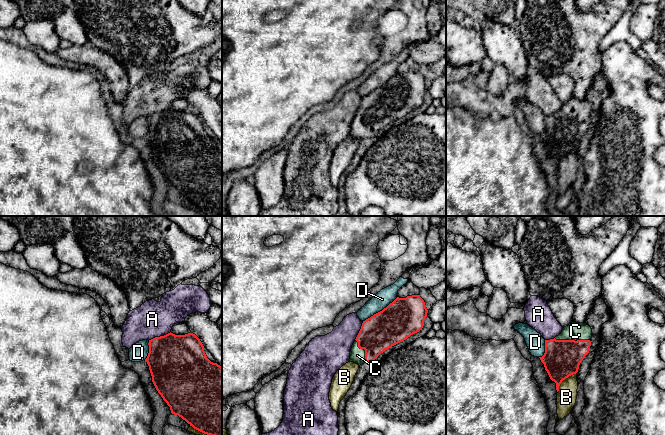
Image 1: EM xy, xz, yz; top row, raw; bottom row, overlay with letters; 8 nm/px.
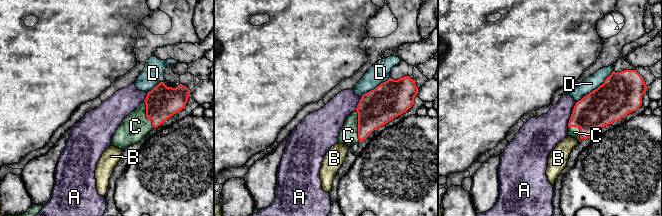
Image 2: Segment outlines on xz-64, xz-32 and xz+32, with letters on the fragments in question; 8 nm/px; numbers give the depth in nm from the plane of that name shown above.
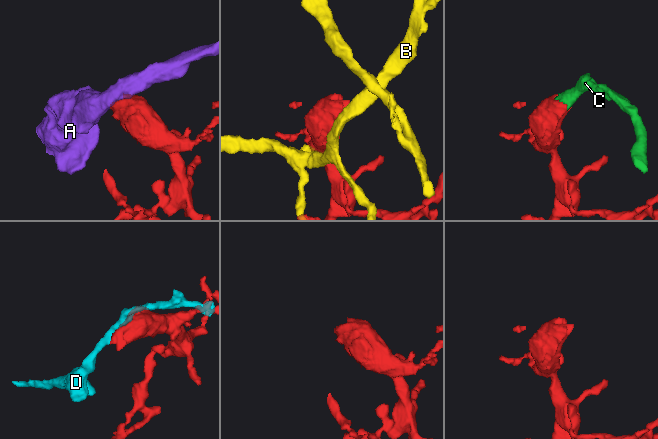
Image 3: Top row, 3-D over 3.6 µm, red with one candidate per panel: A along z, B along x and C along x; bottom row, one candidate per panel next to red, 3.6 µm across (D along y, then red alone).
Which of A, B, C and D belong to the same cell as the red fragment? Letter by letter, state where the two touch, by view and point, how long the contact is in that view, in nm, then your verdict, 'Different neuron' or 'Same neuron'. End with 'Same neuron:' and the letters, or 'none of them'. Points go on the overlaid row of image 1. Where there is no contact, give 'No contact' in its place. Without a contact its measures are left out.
A: Touches red at xy (160, 336). Shared border 190 nm. Different neuron
B: Touches red at yz (564, 379). Shared border 220 nm. Different neuron
C: Touches red at yz (572, 340). Shared border 280 nm. Same neuron
D: Touches red at xz (380, 311). Shared border 340 nm. Different neuron
Same neuron: C

